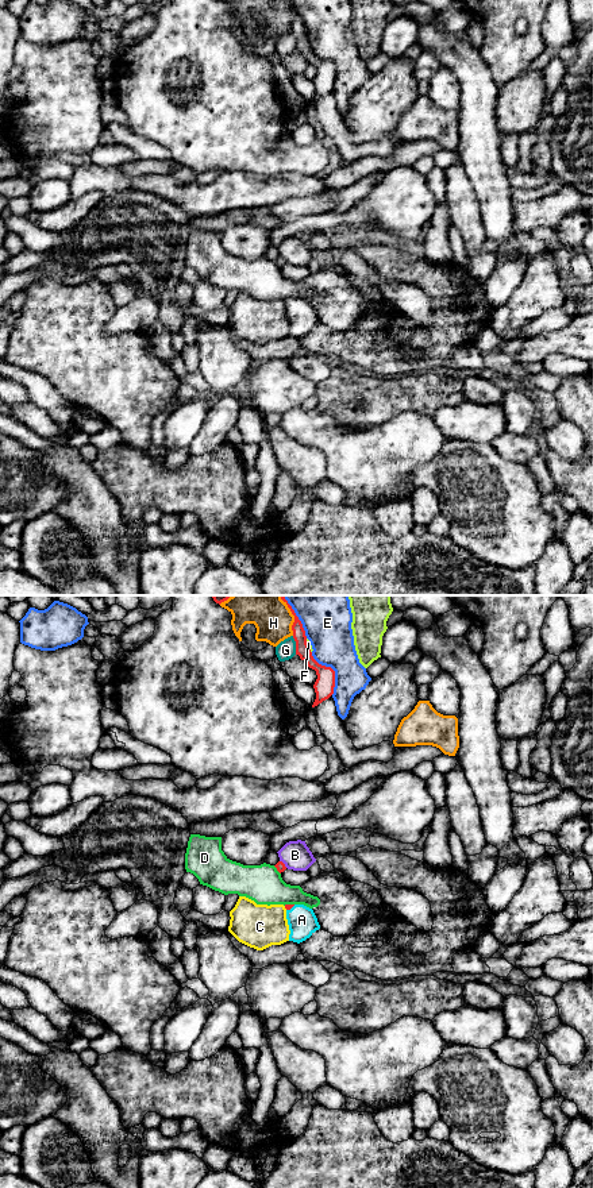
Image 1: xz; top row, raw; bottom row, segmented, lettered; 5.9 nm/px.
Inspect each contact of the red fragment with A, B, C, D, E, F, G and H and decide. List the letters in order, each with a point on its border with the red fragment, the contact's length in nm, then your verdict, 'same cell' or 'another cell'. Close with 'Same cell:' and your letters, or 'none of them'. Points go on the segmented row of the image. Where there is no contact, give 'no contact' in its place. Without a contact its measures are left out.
A: meets red in xz at (291, 907); contact 70 nm long; same cell
B: meets red in xz at (284, 864); contact 60 nm long; another cell
C: meets red in xz at (285, 907); contact 30 nm long; another cell
D: meets red in xz at (288, 905); contact 60 nm long; another cell
E: meets red in xz at (332, 670); contact 280 nm long; another cell
F: meets red in xz at (307, 645); contact 90 nm long; another cell
G: meets red in xz at (296, 645); contact 110 nm long; another cell
H: meets red in xz at (293, 614); contact 260 nm long; another cell
Same cell: A

